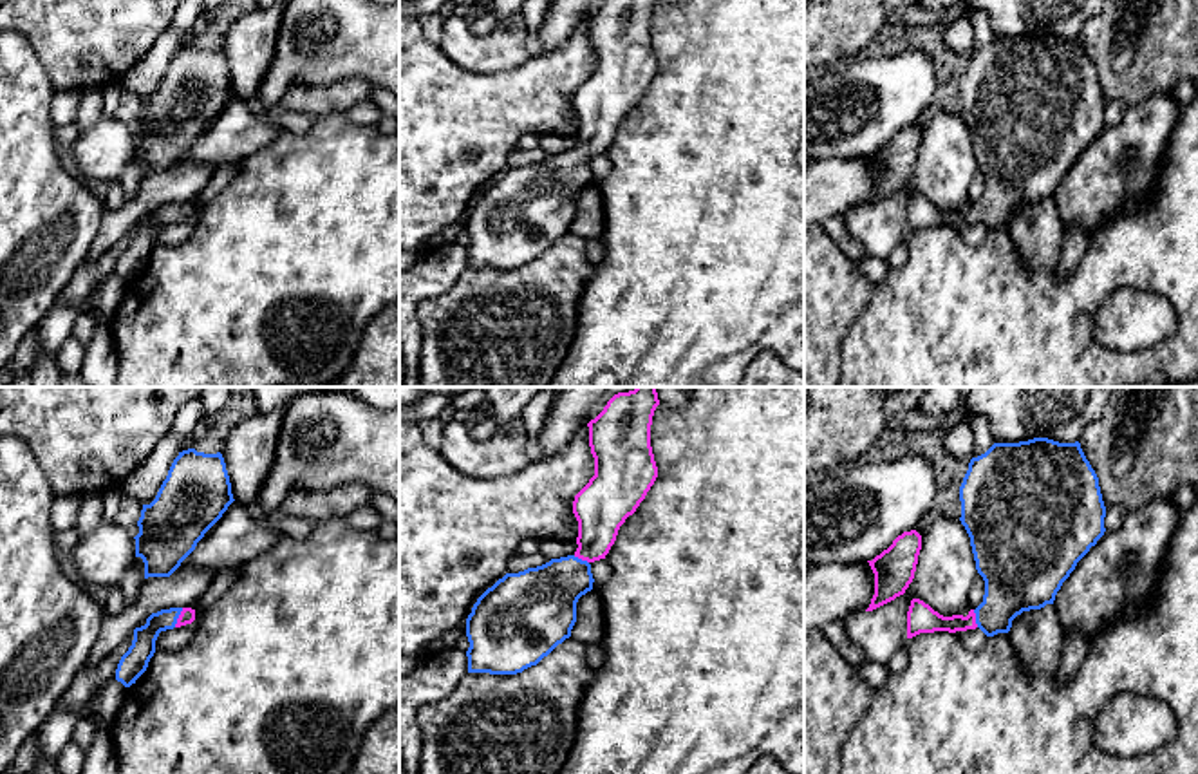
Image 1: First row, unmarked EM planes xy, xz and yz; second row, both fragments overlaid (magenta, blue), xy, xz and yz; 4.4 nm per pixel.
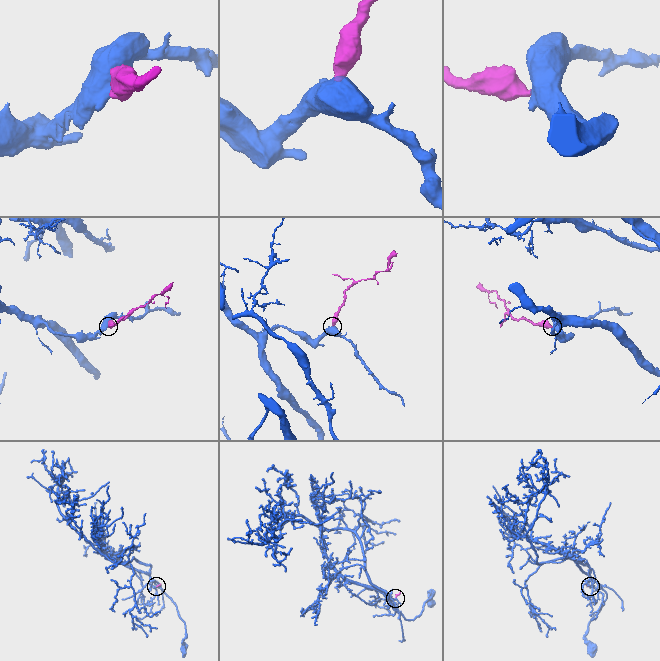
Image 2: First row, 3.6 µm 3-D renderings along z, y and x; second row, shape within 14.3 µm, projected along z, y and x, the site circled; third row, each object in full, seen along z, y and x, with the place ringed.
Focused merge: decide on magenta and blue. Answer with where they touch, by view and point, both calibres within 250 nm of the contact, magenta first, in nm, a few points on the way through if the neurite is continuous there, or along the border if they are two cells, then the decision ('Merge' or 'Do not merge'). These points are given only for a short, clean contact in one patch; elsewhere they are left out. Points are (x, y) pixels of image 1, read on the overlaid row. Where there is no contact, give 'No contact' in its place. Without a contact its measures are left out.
Touches magenta at xy (179, 617). Thickness 70 nm (magenta) against 110 nm. Path across: xy (187, 615), (179, 617), (163, 619), (143, 646). Merge

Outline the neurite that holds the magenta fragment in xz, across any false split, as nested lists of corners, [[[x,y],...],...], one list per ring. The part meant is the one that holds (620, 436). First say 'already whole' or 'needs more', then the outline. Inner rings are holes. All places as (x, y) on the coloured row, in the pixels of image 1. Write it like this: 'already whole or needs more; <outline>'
needs more; [[[656,387],[614,394],[587,423],[594,476],[575,496],[576,552],[506,573],[466,618],[468,673],[517,675],[571,637],[576,602],[593,590],[591,564],[605,559],[620,526],[658,477],[650,425]]]

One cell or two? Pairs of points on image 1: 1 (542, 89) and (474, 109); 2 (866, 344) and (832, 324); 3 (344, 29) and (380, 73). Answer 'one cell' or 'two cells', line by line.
1: one cell
2: two cells
3: one cell

